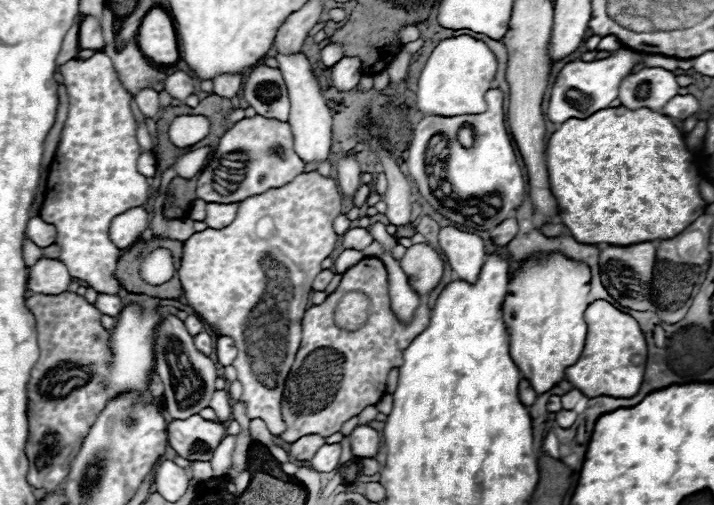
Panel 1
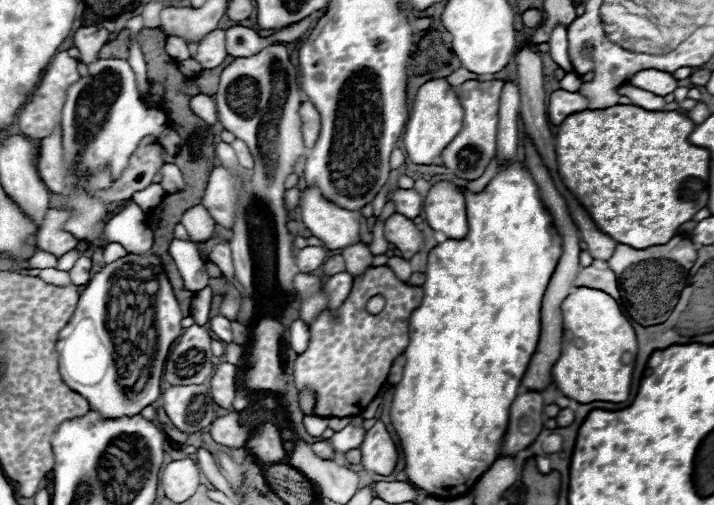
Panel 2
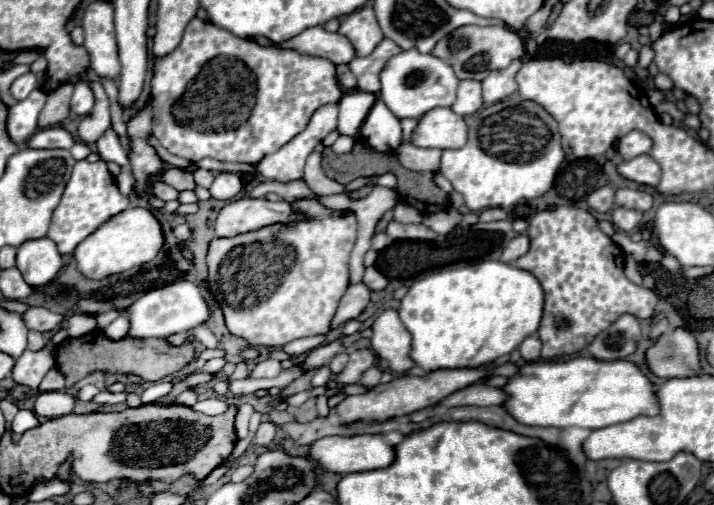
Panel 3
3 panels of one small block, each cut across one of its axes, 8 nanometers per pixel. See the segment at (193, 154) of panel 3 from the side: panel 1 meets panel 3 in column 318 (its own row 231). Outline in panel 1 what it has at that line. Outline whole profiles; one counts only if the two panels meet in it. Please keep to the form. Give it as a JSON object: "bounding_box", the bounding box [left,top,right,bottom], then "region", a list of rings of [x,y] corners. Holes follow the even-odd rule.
{"bounding_box":[40,52,150,294],"region":[[[98,52],[88,60],[70,60],[66,64],[58,66],[58,72],[64,76],[64,86],[68,92],[70,108],[68,108],[68,118],[66,118],[62,134],[60,134],[60,142],[58,142],[54,160],[50,164],[46,198],[42,204],[40,218],[44,222],[50,222],[56,226],[56,230],[58,230],[56,244],[62,248],[62,254],[58,260],[68,266],[68,272],[72,274],[72,278],[84,280],[96,292],[118,294],[122,286],[114,278],[114,270],[116,270],[122,250],[110,242],[108,226],[114,216],[122,214],[128,208],[142,206],[144,202],[148,202],[148,196],[150,196],[150,186],[146,182],[146,176],[142,176],[136,170],[140,146],[136,142],[136,124],[132,118],[128,94],[118,80],[112,60],[106,58],[104,52]]]}

